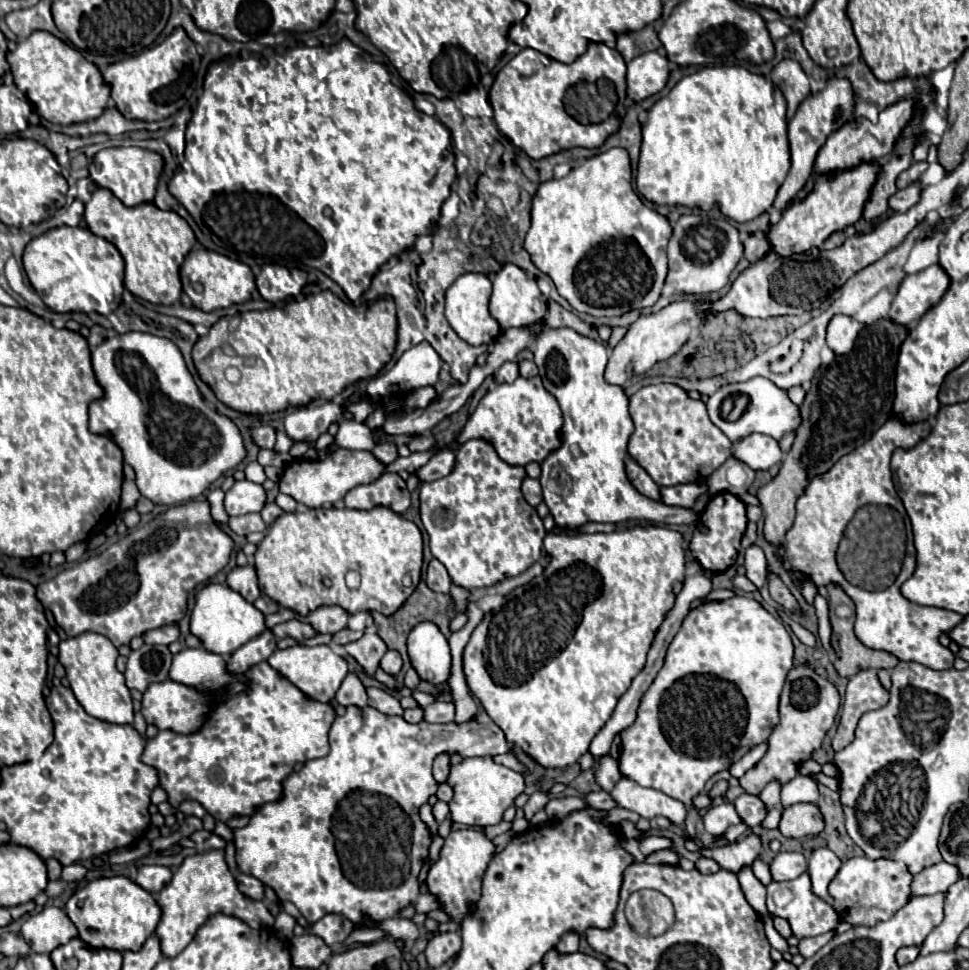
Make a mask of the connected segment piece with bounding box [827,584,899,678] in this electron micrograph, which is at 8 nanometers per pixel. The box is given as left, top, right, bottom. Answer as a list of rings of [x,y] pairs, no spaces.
[[[829,584],[827,586],[829,590],[829,614],[831,614],[831,626],[833,626],[833,636],[831,636],[831,644],[833,644],[833,650],[837,654],[837,660],[835,660],[835,668],[841,676],[845,678],[851,678],[855,676],[859,670],[867,670],[867,668],[895,668],[897,666],[897,658],[889,652],[883,652],[883,650],[871,650],[867,648],[863,642],[857,640],[857,636],[853,634],[853,622],[855,622],[855,604],[853,600],[843,592],[841,586],[837,584]]]

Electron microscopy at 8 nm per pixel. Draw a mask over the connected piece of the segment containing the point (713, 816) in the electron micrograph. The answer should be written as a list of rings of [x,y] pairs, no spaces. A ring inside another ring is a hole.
[[[727,802],[727,804],[719,804],[719,806],[709,808],[709,812],[705,814],[703,822],[705,822],[705,830],[707,830],[709,834],[721,836],[731,824],[741,824],[743,820],[739,818],[735,806]]]

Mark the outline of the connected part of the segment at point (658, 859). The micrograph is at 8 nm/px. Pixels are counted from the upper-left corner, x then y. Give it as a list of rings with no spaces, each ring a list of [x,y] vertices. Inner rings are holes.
[[[671,850],[657,851],[646,857],[645,862],[649,864],[678,865],[680,856]]]

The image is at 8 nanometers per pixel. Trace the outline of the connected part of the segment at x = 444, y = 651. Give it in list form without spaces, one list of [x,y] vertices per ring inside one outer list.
[[[421,622],[411,630],[407,638],[407,652],[411,666],[421,680],[427,680],[431,684],[445,684],[449,680],[449,644],[433,622]]]

